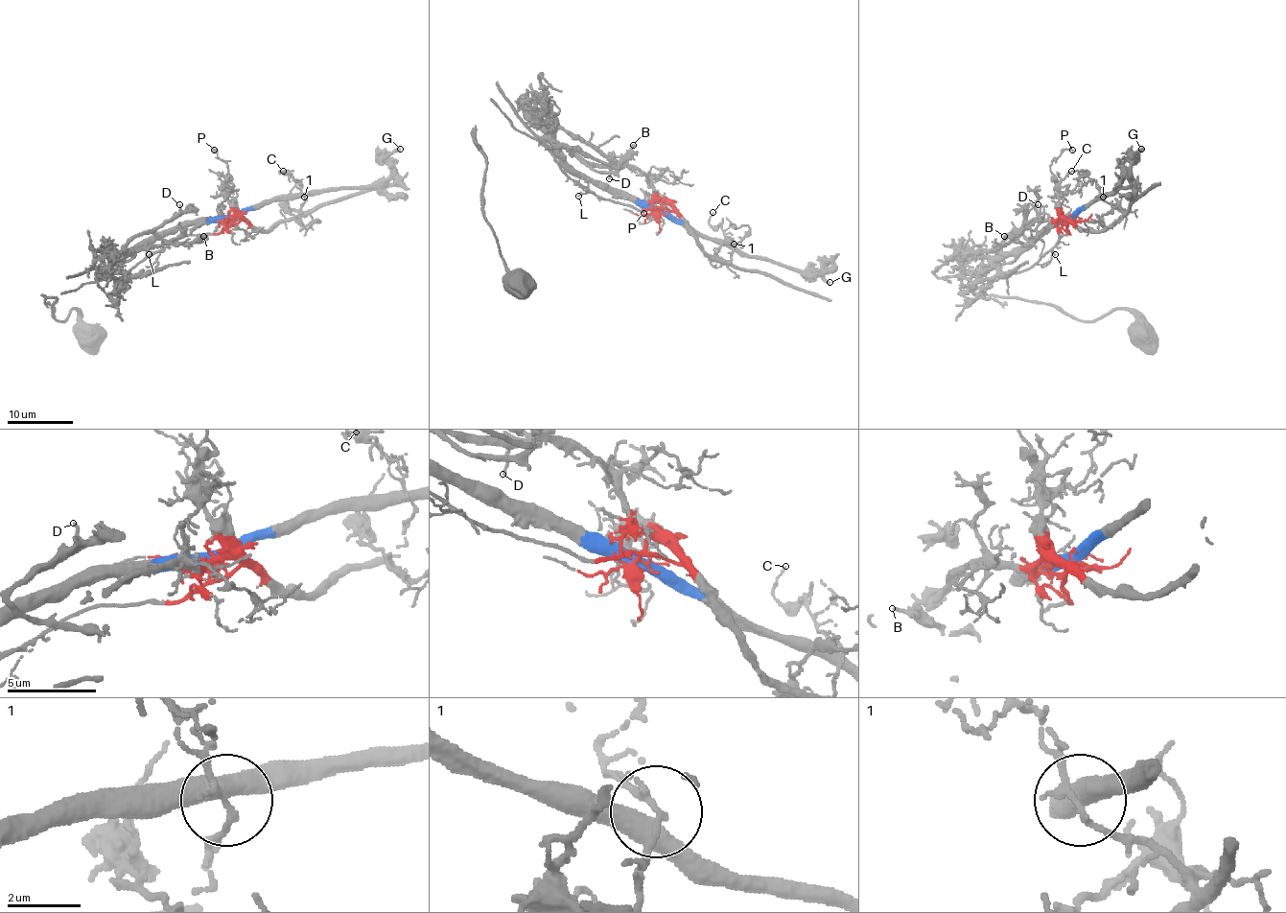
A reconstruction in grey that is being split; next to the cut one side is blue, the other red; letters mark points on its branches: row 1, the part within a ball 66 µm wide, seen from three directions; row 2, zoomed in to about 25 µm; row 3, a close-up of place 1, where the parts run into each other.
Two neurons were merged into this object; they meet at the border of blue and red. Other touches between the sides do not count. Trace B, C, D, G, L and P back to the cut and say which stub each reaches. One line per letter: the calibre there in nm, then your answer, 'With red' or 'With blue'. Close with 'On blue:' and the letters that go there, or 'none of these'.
B: Thickness 200 nm. With blue
C: Thickness 100 nm. With red
D: Thickness 130 nm. With blue
G: Thickness 340 nm. With blue
L: Thickness 140 nm. With red
P: Thickness 80 nm. With red
On blue: B, D, G

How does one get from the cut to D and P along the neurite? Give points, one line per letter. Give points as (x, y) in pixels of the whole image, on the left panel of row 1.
D: (231, 219), (185, 222), (155, 235), (135, 251), (126, 249), (135, 237), (175, 217), (180, 212), (178, 205)
P: (231, 220), (233, 205), (226, 197), (228, 165), (213, 151)

